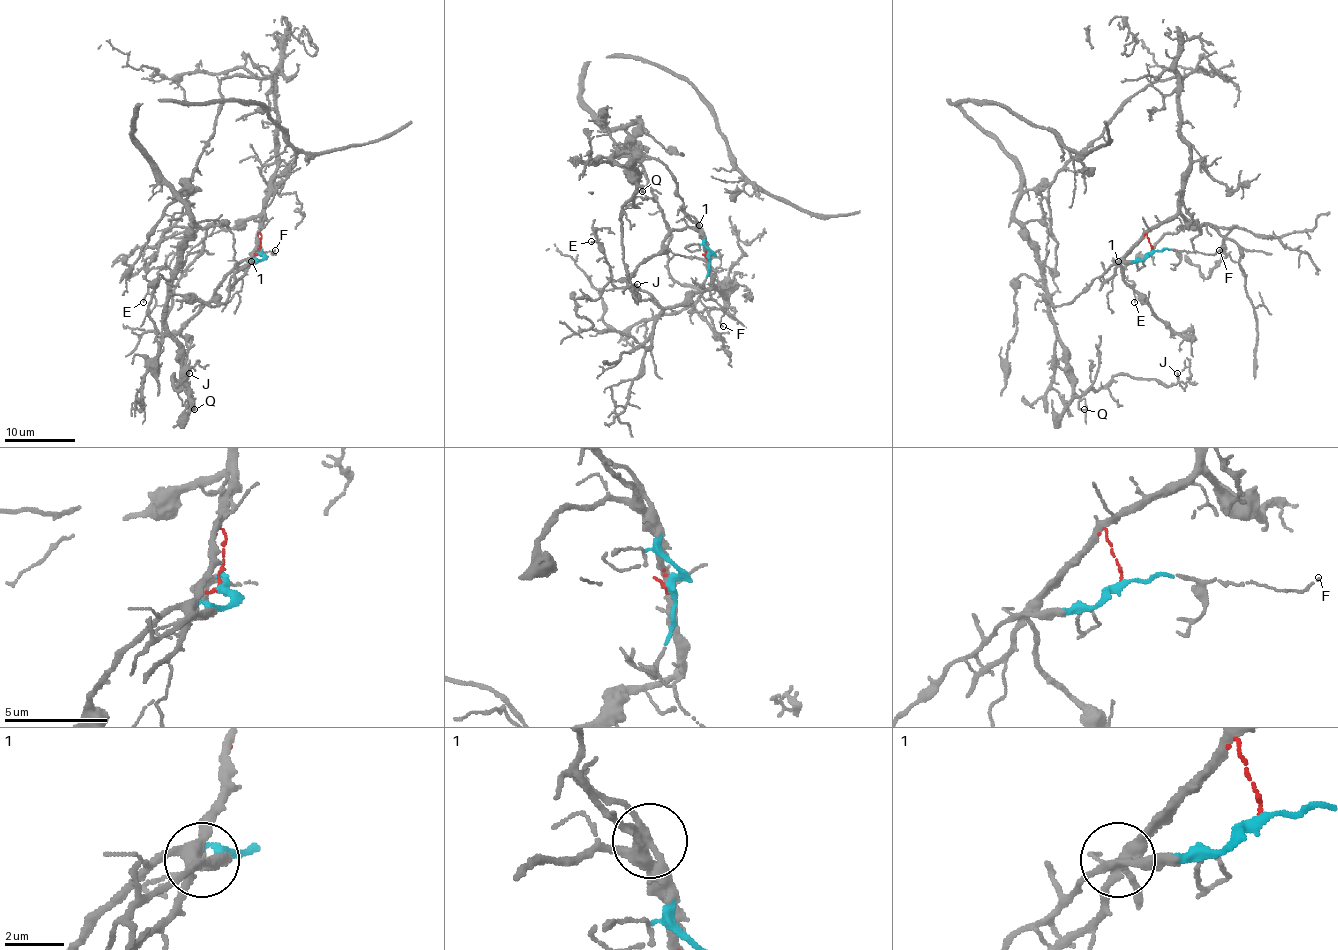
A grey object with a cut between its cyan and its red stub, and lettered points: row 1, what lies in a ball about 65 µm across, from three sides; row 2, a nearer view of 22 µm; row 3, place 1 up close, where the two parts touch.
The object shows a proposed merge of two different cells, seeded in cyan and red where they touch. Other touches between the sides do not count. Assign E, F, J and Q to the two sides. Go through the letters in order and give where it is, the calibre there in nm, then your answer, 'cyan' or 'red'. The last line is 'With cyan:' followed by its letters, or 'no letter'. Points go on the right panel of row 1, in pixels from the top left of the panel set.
E: at (1134, 302); 90 nm thick; red
F: at (1219, 250); 110 nm thick; cyan
J: at (1177, 373); 100 nm thick; cyan
Q: at (1084, 409); 190 nm thick; cyan
With cyan: F, J, Q

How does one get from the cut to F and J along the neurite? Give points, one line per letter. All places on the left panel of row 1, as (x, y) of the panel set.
F: (260, 253), (256, 251), (276, 254), (272, 254), (274, 249)
J: (260, 253), (233, 276), (223, 304), (168, 300), (165, 321), (189, 396), (173, 374), (181, 385), (189, 373)

